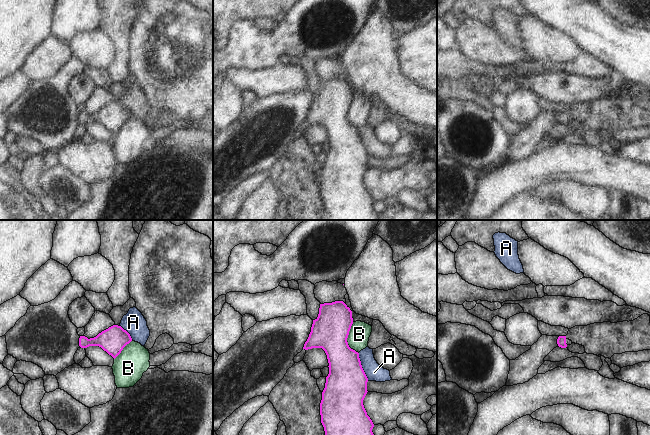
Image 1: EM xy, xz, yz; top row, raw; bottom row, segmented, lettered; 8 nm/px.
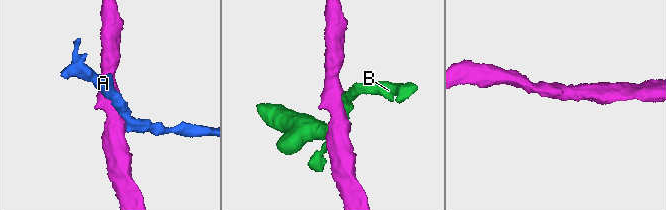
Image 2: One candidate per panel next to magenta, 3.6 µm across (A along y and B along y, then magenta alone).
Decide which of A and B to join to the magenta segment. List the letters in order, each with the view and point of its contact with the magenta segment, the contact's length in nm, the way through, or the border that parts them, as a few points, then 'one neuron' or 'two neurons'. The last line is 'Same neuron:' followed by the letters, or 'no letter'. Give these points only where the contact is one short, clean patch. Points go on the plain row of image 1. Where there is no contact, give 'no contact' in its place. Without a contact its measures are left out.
A: contact xz (361, 143); length 240 nm; two neurons
B: contact xz (346, 115); length 260 nm; border xz (352, 98), (347, 113), (347, 120), (358, 129); two neurons
Same neuron: no letter

